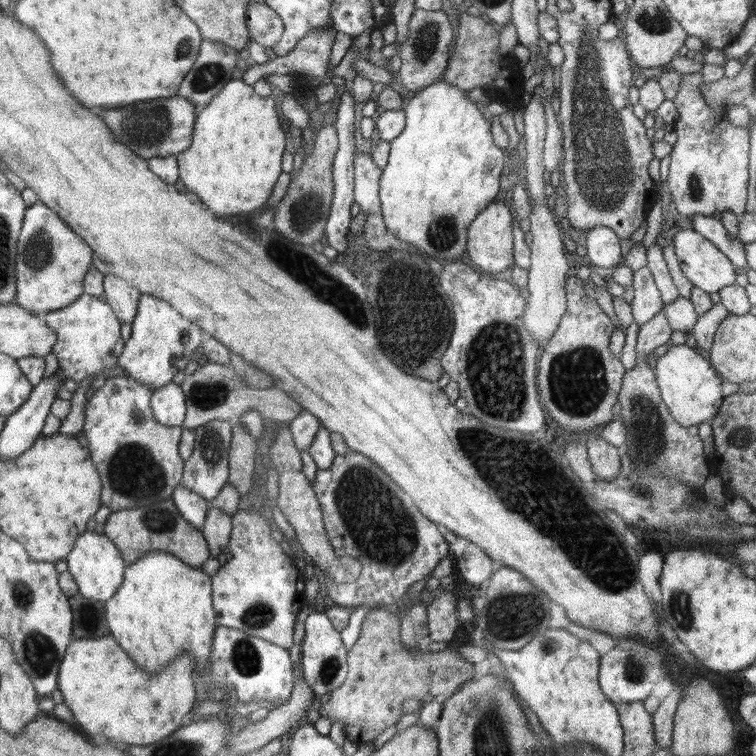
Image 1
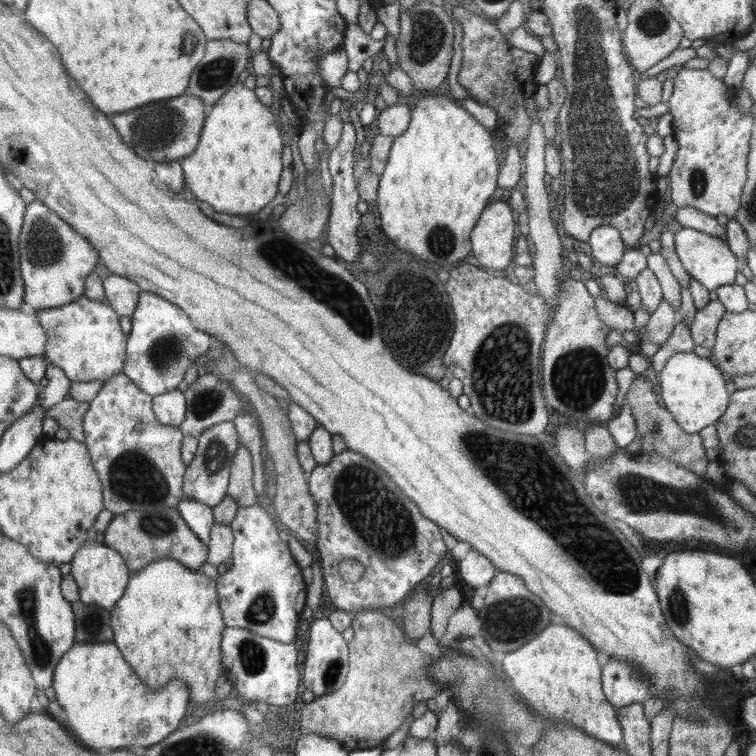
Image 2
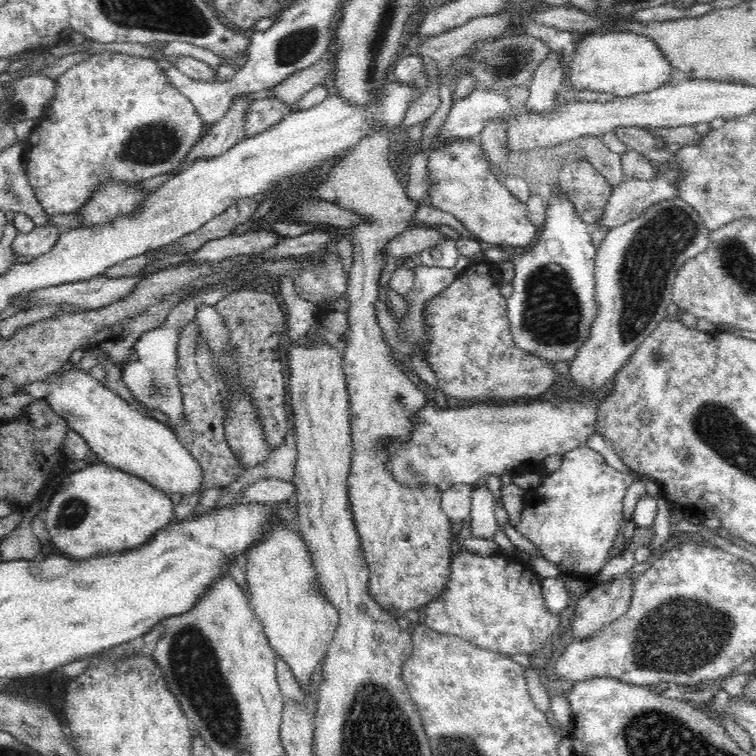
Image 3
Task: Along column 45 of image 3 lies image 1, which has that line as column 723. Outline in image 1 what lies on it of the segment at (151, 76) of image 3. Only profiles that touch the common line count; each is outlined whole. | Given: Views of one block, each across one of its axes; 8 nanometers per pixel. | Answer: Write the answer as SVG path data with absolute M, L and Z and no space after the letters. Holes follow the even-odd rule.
M682 74L681 88L674 100L678 120L672 125L677 140L670 153L667 178L678 219L685 226L696 214L708 216L726 209L740 216L746 208L749 183L750 126L732 125L724 108L712 110L699 94L702 74Z

